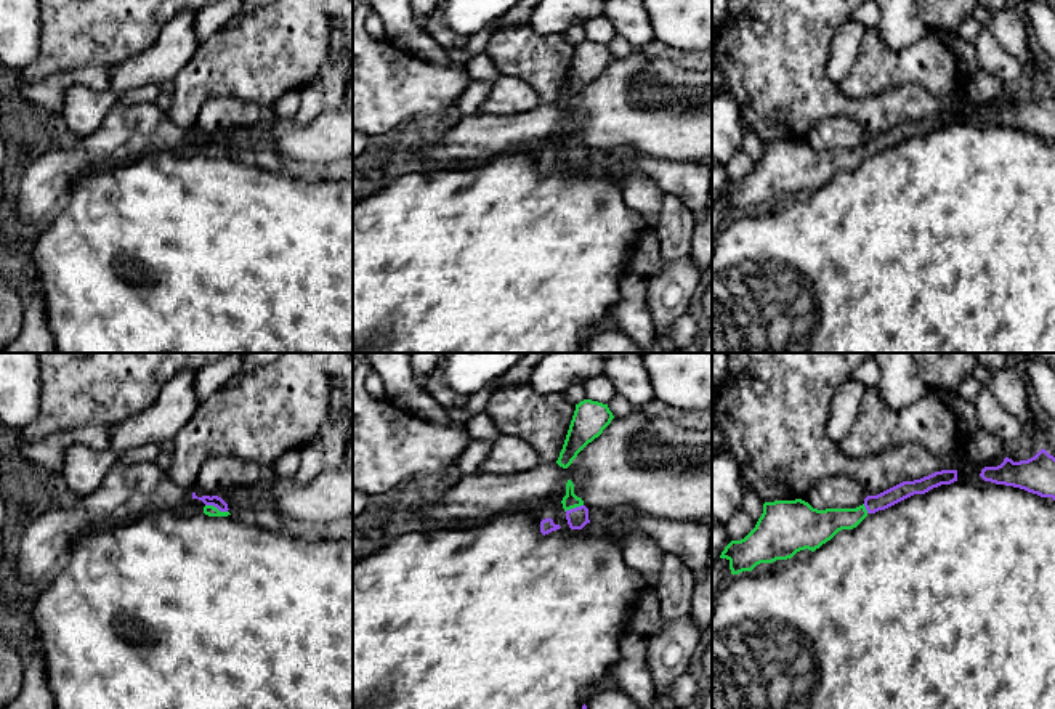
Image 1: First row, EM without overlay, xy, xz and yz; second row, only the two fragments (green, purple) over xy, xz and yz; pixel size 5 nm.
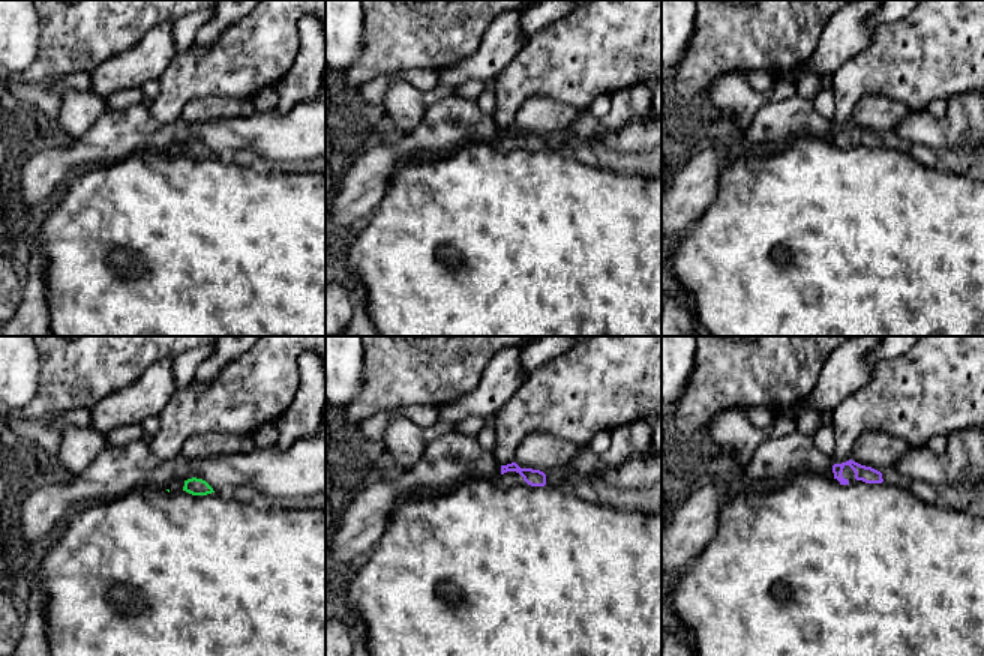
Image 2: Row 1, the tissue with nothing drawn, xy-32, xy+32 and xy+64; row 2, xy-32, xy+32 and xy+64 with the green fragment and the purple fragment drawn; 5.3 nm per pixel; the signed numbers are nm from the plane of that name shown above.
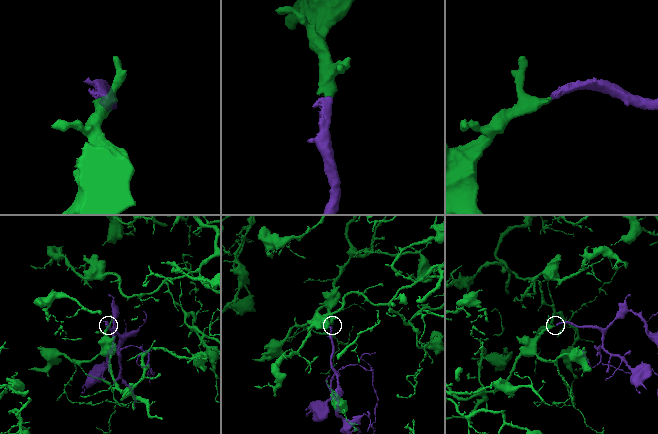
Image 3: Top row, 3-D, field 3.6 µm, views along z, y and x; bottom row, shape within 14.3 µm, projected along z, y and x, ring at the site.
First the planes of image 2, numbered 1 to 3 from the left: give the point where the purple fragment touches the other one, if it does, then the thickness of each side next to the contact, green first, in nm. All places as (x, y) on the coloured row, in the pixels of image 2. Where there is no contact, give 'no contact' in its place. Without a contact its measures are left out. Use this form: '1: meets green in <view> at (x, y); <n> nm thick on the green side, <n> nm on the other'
1: no contact
2: no contact
3: no contact

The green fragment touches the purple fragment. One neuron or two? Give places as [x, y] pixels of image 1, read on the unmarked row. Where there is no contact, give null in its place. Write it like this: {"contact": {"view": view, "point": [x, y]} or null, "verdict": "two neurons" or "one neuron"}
{"contact": {"view": "xy", "point": [215, 148]}, "verdict": "one neuron"}

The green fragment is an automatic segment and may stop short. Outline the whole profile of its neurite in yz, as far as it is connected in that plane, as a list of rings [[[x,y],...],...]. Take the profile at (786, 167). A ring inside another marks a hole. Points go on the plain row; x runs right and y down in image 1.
[[[957,111],[935,112],[920,120],[903,122],[877,136],[867,136],[864,144],[856,149],[818,151],[802,140],[765,143],[763,154],[755,168],[744,180],[731,181],[722,192],[720,199],[730,202],[731,215],[739,215],[742,212],[752,212],[760,204],[792,199],[797,192],[805,189],[814,192],[839,172],[856,168],[869,154],[885,151],[914,135],[925,135],[933,128],[951,125],[954,122],[957,122]]]

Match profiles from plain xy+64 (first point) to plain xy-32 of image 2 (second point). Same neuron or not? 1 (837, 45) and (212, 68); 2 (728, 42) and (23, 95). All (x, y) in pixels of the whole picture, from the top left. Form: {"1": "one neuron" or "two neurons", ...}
{"1": "two neurons", "2": "two neurons"}

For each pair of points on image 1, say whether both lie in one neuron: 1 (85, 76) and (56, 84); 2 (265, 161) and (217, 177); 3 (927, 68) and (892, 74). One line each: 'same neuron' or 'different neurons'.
1: same neuron
2: different neurons
3: same neuron

